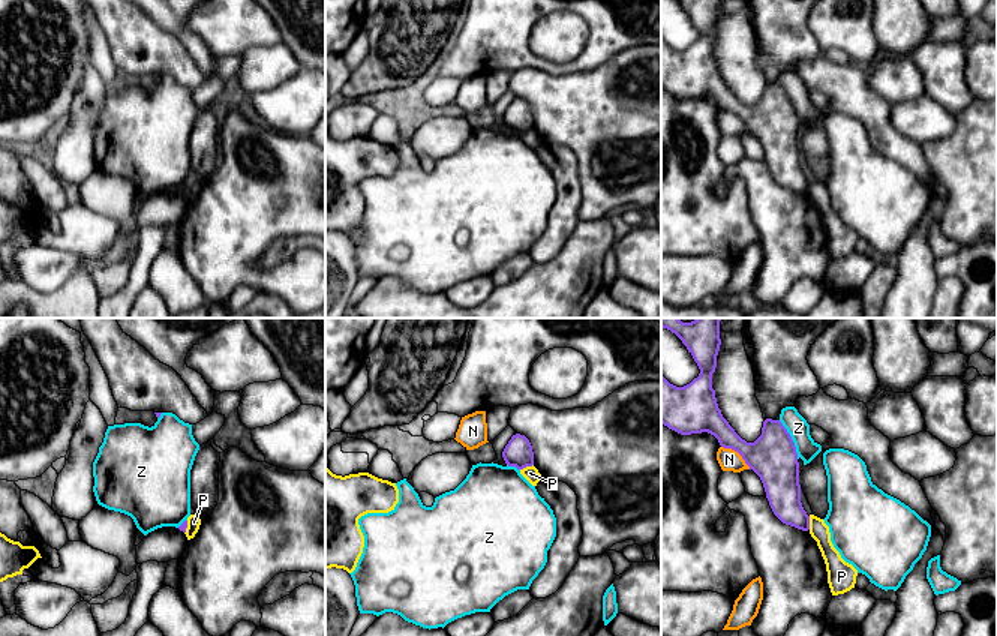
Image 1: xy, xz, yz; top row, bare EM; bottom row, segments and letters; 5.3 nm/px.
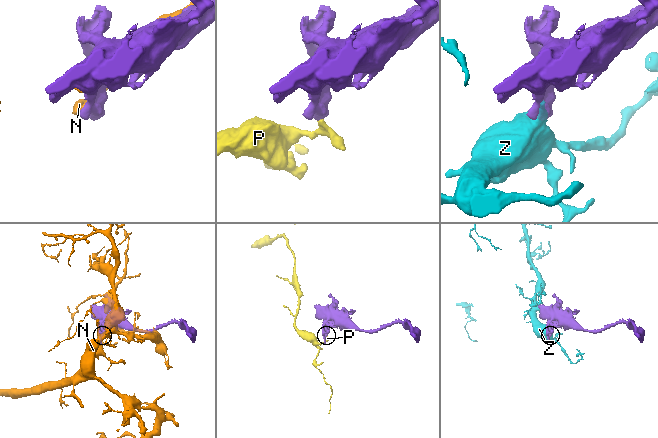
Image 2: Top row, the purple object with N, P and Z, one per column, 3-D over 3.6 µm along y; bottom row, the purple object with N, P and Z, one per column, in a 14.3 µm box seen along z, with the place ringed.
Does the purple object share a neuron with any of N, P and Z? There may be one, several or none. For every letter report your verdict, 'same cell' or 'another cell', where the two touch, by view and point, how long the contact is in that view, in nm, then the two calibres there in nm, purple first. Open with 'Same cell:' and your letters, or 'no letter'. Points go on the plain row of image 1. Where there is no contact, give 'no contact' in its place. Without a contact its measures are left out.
Same cell: no letter
N: another cell | yz (738, 116) | 200 nm | 260/120 nm
P: another cell | xz (526, 129) | 80 nm | 150/80 nm
Z: another cell | yz (792, 104) | 240 nm | 260/120 nm

